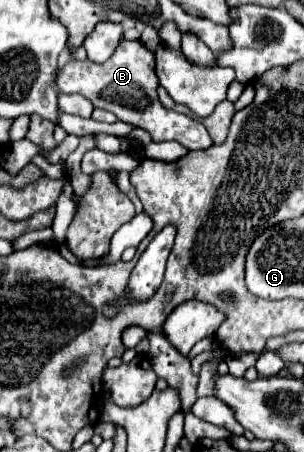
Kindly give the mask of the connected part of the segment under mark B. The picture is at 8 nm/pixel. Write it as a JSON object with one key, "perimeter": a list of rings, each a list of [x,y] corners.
{"perimeter":[[[123,40],[115,54],[103,62],[95,64],[91,60],[71,60],[65,64],[57,78],[59,92],[63,94],[81,94],[93,102],[95,108],[105,108],[113,112],[119,120],[145,128],[153,142],[177,140],[189,150],[209,148],[213,144],[209,132],[199,120],[193,120],[175,110],[167,110],[157,98],[157,74],[155,74],[155,54],[149,52],[141,42]]]}

